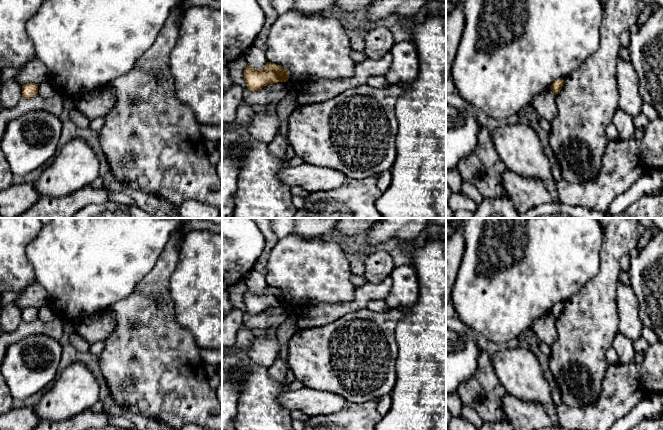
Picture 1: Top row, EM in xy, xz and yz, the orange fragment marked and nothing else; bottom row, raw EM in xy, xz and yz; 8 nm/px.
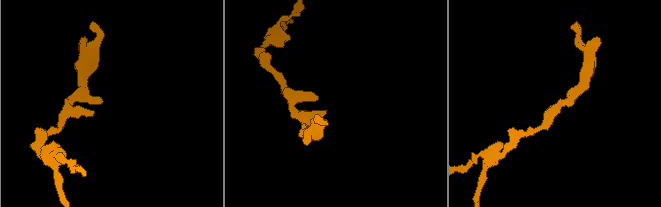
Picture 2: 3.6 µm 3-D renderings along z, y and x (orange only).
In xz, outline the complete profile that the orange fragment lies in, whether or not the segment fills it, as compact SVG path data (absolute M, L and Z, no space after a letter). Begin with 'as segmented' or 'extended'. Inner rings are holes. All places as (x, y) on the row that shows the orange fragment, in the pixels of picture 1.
as segmented; M267 62L262 70L255 69L250 65L247 65L244 70L244 80L250 91L258 91L268 84L286 82L288 79L287 70L271 62Z

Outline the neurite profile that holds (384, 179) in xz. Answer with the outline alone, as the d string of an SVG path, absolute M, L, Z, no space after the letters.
M390 170L383 171L377 176L377 187L384 192L388 189L392 182L392 174Z

